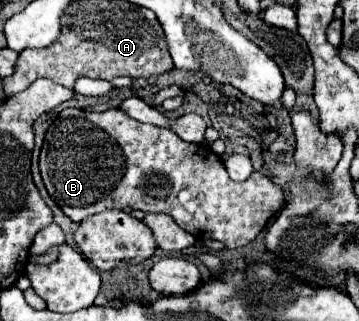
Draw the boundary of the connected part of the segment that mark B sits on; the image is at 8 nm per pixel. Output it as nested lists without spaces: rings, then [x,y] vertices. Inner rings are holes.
[[[65,108],[59,112],[45,134],[39,166],[47,192],[73,222],[81,222],[97,212],[103,212],[103,208],[123,208],[129,204],[143,212],[165,212],[173,216],[183,230],[197,236],[197,240],[219,240],[229,250],[247,246],[285,202],[281,186],[277,186],[269,176],[253,172],[245,182],[235,182],[229,178],[221,158],[207,144],[185,142],[173,130],[143,124],[117,108],[105,112]],[[187,188],[189,208],[185,208],[179,200],[179,192]]]

